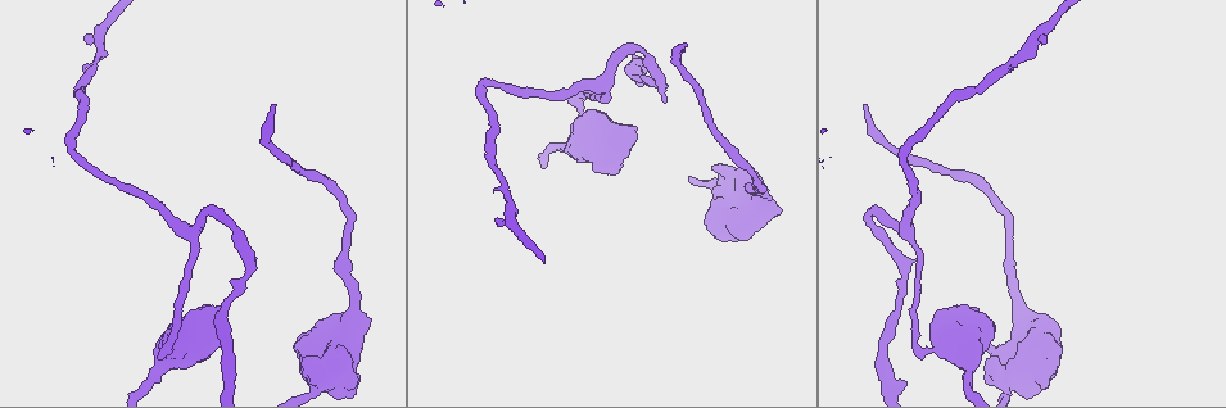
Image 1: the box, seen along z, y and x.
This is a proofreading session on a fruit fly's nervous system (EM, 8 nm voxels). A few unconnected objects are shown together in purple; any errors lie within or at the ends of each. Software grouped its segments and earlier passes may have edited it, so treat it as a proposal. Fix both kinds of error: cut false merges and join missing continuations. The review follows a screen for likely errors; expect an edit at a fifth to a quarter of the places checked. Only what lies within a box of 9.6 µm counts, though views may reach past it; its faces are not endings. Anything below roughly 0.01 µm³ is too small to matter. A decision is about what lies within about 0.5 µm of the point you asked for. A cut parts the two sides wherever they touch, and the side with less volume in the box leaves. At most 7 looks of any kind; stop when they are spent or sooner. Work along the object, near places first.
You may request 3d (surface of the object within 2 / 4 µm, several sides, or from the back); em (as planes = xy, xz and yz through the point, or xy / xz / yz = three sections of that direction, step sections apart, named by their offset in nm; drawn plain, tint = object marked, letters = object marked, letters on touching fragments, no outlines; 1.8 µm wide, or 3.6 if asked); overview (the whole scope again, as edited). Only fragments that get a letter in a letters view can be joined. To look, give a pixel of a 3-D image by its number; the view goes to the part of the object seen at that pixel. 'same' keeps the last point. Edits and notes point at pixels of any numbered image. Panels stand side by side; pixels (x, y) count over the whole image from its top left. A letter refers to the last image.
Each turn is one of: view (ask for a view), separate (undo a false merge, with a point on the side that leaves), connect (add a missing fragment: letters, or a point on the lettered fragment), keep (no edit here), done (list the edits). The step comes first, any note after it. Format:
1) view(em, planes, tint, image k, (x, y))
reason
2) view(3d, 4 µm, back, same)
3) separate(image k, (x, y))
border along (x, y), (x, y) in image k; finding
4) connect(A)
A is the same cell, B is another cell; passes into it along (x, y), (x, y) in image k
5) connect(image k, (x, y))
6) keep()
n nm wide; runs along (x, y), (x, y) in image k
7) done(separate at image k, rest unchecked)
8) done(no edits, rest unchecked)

view(3d, 4 µm, back, image 1, (866, 105))
an open end

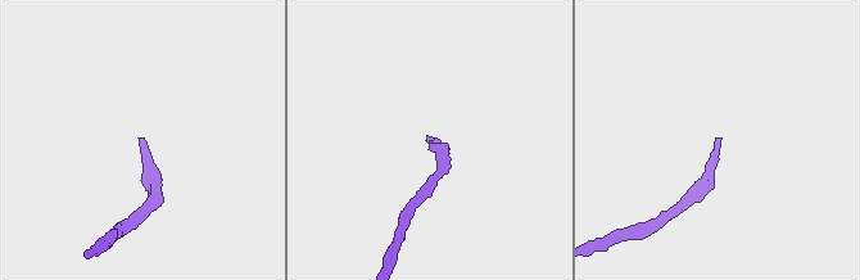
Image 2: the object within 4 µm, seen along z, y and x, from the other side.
view(em, planes, letters, image 2, (141, 137))
now the EM

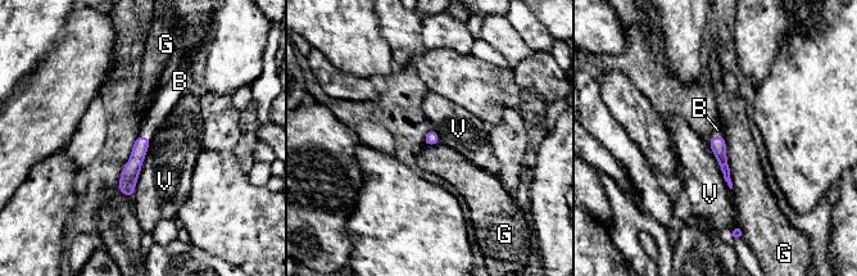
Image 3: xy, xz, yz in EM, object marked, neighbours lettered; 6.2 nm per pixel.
connect(B)
B is the same cell, G and V are other cells; the neuron continues

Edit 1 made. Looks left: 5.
view(3d, 2 µm, image 1, (253, 259))
branch stops here

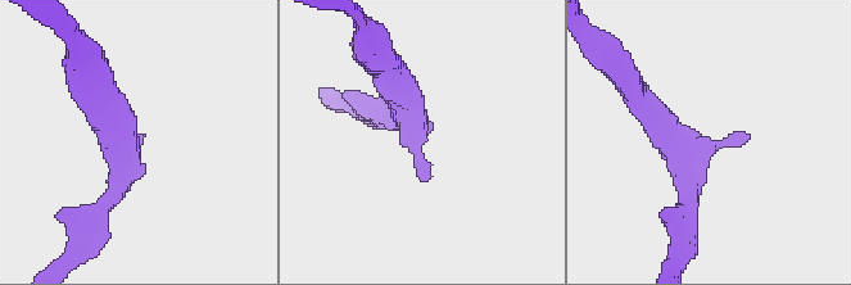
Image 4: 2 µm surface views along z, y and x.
view(em, planes, plain, image 4, (140, 136))
arms of 180, 220 nm; need the tissue

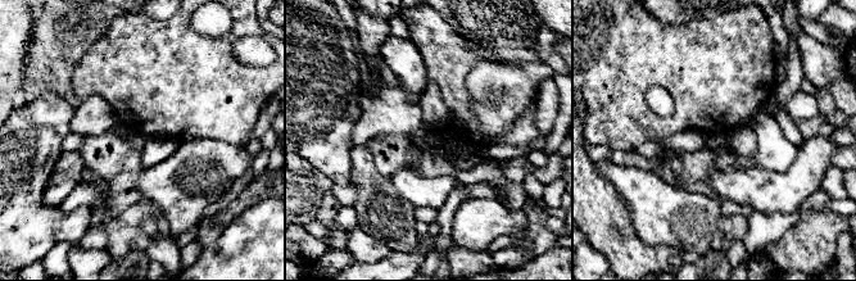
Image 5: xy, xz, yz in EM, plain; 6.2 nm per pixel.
view(em, planes, letters, same)
what lies round it

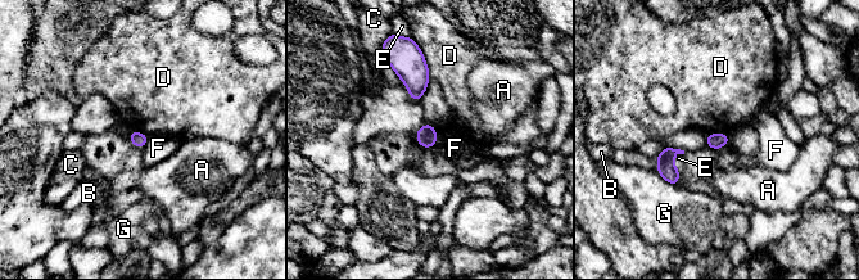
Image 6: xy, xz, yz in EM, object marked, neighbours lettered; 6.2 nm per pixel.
keep()
A, B, C, D, E, F and G are other cells; border along (419, 48), (428, 68), (429, 82) in image 6; no lettered fragment goes on from it

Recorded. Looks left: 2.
done(connect at image 3, rest unchecked)

